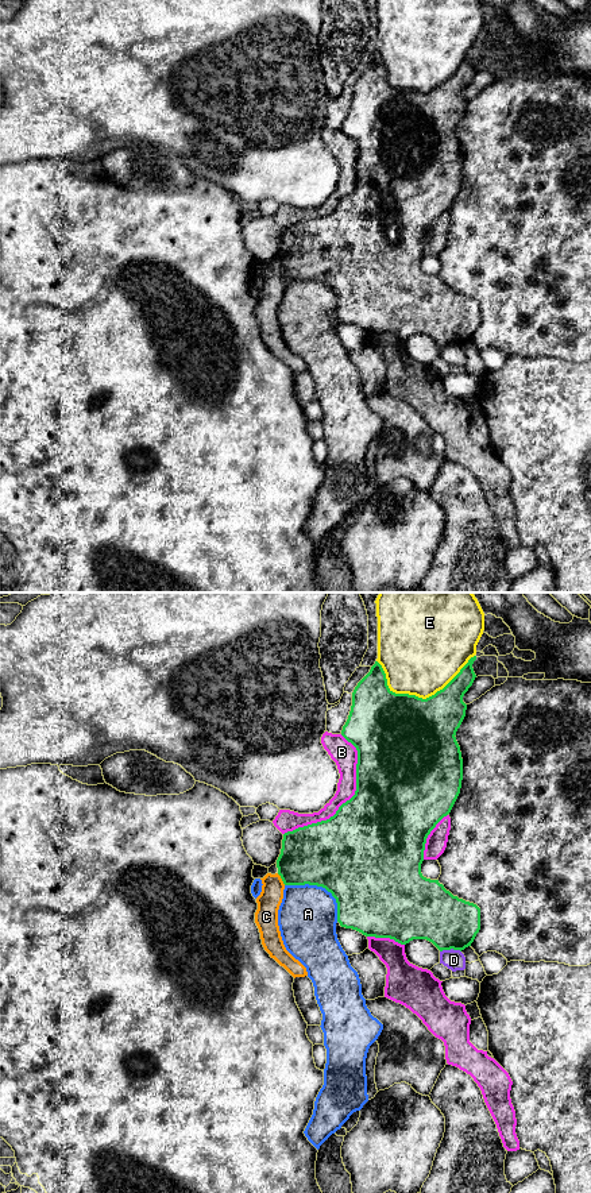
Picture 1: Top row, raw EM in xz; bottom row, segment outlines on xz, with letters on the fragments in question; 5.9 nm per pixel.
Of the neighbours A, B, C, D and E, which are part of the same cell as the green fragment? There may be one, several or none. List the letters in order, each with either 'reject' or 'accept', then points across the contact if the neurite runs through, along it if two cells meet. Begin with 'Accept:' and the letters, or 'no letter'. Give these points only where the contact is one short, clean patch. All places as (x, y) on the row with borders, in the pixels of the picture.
Accept: no letter
A: reject
B: reject
C: reject | along xz (277, 873), (285, 884)
D: reject
E: reject

